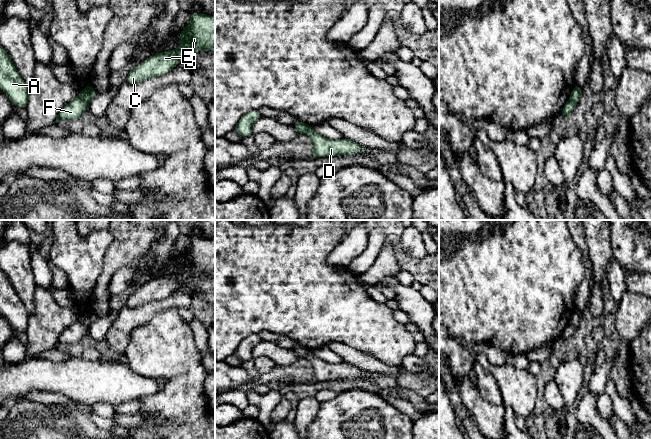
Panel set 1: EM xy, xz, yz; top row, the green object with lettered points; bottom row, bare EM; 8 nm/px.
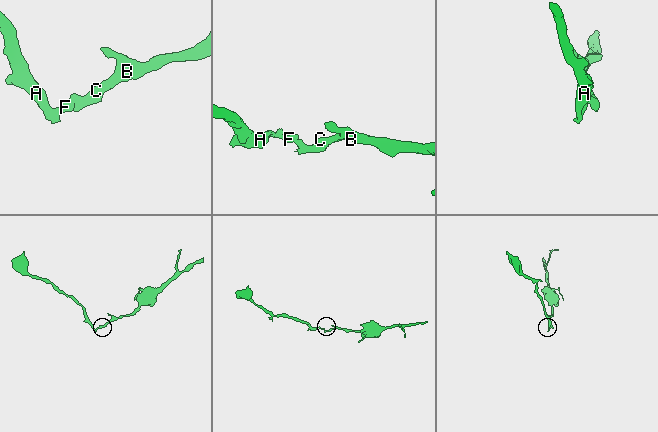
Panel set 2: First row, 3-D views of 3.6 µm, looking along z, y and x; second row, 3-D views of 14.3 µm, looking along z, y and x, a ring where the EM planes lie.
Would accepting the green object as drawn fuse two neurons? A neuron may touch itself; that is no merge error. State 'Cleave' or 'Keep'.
Cleave

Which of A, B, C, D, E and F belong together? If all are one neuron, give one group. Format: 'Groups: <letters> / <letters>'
Groups: A F / B C D E

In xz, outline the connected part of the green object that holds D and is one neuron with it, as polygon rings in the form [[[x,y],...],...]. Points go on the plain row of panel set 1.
[[[313,351],[309,352],[306,358],[312,363],[313,367],[313,375],[310,377],[312,383],[318,381],[359,378],[366,373],[365,370],[347,362],[330,364],[318,358]]]

